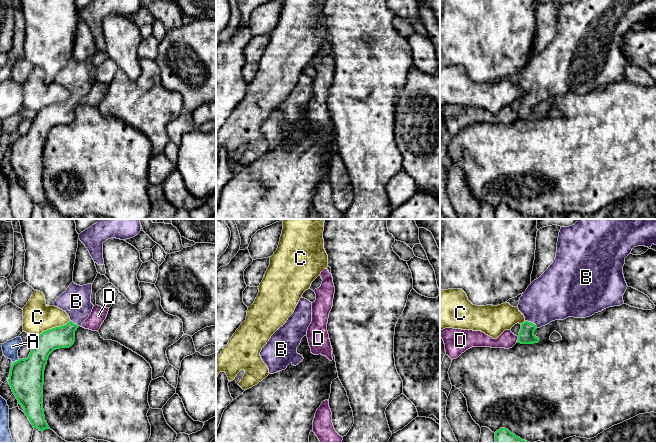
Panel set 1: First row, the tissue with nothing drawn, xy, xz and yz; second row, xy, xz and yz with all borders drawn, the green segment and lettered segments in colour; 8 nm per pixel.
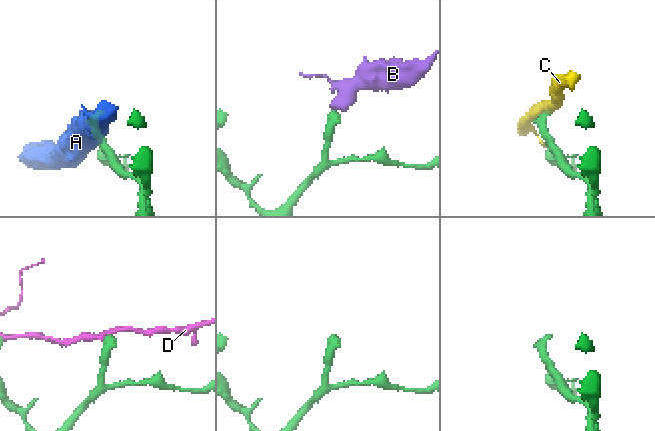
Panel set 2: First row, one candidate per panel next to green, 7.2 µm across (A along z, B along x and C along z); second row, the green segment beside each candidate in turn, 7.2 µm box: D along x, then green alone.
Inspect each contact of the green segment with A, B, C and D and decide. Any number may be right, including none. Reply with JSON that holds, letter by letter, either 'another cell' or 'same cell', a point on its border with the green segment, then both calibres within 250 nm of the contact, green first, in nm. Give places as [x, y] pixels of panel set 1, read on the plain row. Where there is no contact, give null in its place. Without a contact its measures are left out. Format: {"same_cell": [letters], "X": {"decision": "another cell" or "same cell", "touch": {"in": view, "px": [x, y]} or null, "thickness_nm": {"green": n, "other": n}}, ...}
{"same_cell": ["B"], "A": {"decision": "another cell", "touch": {"in": "xy", "px": [16, 137]}, "thickness_nm": {"green": 280, "other": 130}}, "B": {"decision": "same cell", "touch": {"in": "yz", "px": [530, 98]}, "thickness_nm": {"green": 130, "other": 360}}, "C": {"decision": "another cell", "touch": {"in": "xy", "px": [53, 104]}, "thickness_nm": {"green": 180, "other": 240}}, "D": {"decision": "another cell", "touch": {"in": "yz", "px": [518, 115]}, "thickness_nm": {"green": 130, "other": 140}}}

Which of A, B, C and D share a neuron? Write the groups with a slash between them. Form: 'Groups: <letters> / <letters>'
Groups: A / B / C / D

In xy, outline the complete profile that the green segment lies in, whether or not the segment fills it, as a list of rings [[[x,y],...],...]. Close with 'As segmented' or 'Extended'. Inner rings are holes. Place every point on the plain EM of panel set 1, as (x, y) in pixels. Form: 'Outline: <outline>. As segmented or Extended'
Outline: [[[72,58],[54,78],[55,83],[65,87],[70,98],[44,107],[37,112],[29,132],[14,138],[10,145],[9,161],[33,204],[50,205],[43,185],[44,146],[49,131],[56,125],[69,124],[75,118],[75,107],[89,93],[94,81],[91,79],[92,60],[77,61]]]. Extended

